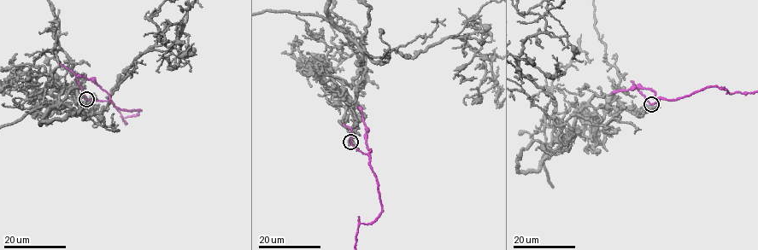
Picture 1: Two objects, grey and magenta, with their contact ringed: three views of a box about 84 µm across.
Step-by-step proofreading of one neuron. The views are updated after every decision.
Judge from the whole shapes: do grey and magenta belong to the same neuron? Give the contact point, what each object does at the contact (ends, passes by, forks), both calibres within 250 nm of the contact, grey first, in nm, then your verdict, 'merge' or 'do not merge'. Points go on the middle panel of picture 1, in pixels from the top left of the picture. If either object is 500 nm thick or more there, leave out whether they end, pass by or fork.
at (350, 142); grey ends there; magenta passes by; 360 nm thick on the grey side, 160 nm on the other; do not merge

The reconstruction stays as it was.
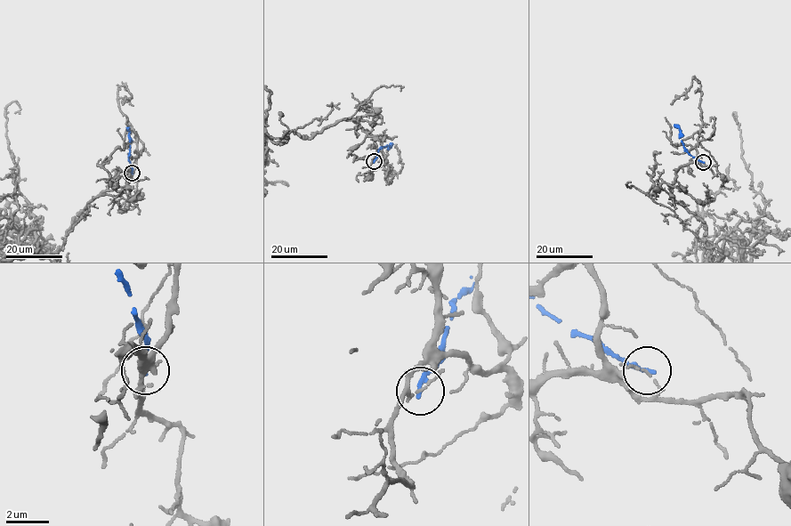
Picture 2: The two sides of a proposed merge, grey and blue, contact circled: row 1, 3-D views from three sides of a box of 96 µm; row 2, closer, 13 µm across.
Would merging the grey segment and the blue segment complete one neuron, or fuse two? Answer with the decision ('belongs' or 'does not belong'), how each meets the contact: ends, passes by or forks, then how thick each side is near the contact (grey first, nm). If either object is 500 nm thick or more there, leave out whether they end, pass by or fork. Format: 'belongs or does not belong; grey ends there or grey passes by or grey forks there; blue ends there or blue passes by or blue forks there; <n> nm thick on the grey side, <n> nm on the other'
does not belong; grey passes by; blue ends there; 80 nm thick on the grey side, 200 nm on the other

